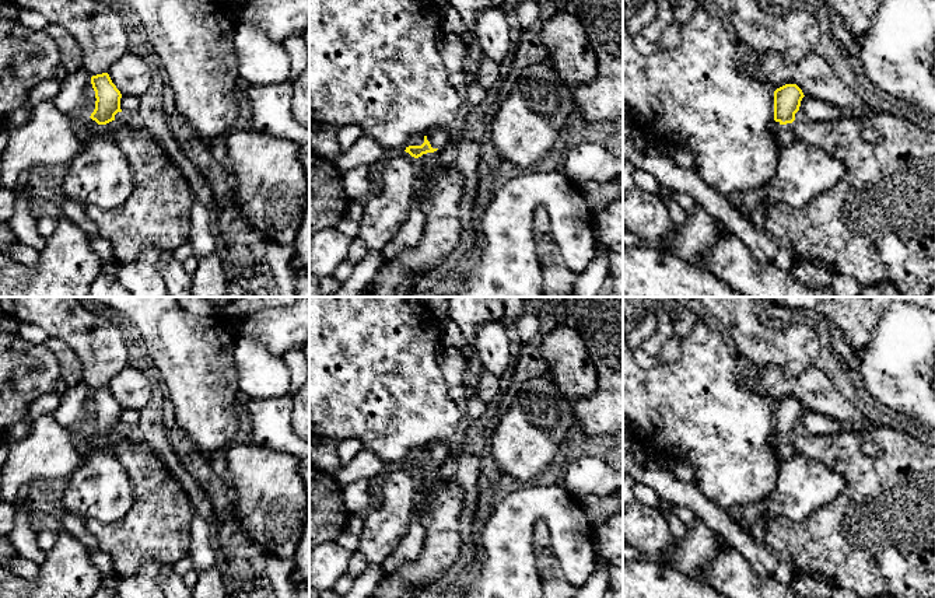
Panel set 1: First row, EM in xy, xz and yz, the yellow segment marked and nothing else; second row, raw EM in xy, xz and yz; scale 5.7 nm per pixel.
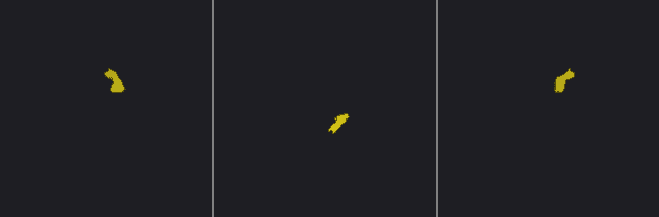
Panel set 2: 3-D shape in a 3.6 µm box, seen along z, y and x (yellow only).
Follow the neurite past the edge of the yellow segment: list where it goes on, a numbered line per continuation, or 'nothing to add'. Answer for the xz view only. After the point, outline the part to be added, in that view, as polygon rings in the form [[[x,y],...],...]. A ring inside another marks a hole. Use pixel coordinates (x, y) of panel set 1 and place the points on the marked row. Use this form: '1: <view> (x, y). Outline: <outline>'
1: xz (440, 137). Outline: [[[440,127],[427,134],[427,140],[430,141],[433,148],[445,147],[455,132],[455,127]]]

